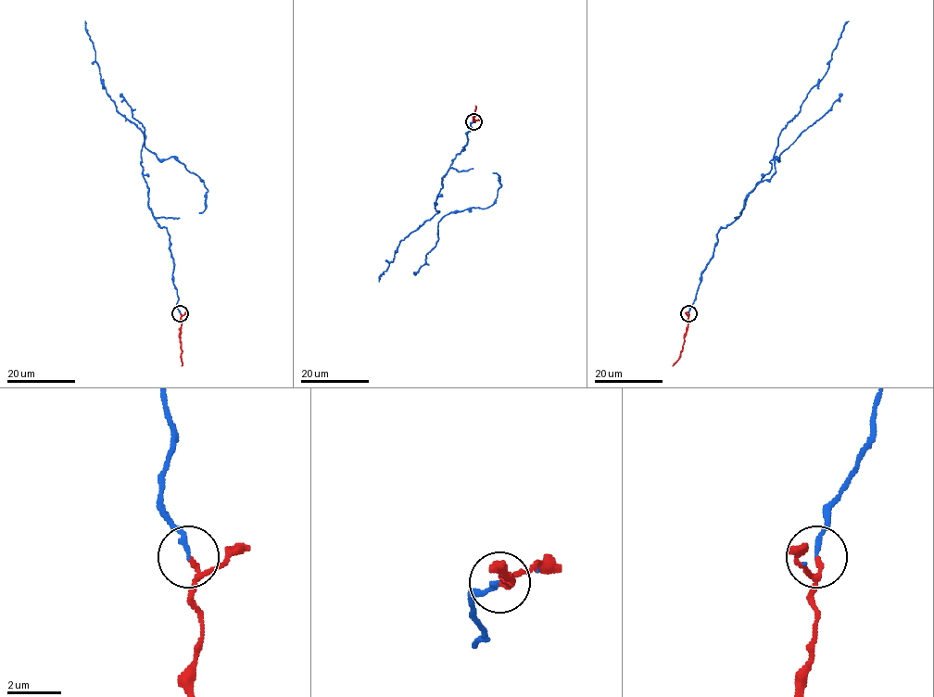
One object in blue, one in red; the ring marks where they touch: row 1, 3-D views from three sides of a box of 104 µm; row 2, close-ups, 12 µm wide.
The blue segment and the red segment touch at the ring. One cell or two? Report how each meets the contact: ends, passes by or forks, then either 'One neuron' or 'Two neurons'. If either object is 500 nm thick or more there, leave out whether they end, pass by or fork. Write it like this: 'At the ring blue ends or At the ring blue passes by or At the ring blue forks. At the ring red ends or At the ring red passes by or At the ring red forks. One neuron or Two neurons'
At the ring blue passes by. At the ring red passes by. One neuron

